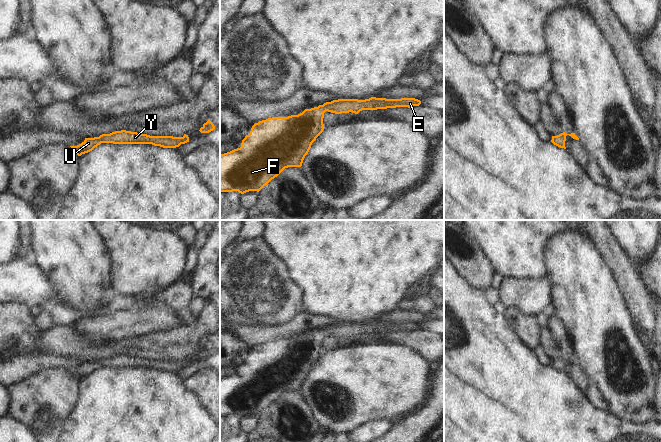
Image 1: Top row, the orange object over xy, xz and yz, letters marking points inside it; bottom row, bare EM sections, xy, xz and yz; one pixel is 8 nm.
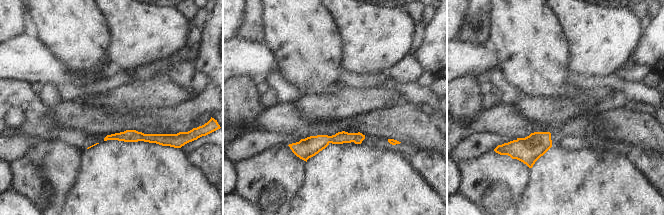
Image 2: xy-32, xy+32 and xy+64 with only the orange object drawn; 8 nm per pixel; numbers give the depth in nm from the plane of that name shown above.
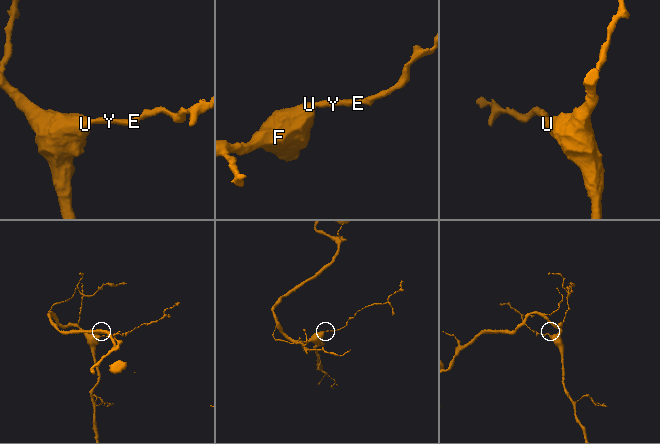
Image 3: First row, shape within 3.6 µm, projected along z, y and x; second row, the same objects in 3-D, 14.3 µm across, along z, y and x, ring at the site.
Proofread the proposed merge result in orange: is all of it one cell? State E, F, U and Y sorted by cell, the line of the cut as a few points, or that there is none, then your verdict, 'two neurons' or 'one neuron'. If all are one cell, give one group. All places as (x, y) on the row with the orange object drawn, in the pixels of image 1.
E F U Y; no cut; one neuron

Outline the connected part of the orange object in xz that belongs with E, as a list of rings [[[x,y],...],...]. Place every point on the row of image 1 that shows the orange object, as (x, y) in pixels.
[[[371,97],[365,100],[338,99],[326,102],[311,109],[305,109],[298,115],[272,117],[255,123],[249,135],[242,140],[241,147],[220,155],[220,192],[249,191],[259,192],[285,168],[301,167],[312,143],[323,132],[323,118],[326,111],[335,114],[355,113],[362,110],[377,110],[396,107],[419,106],[421,101],[415,98],[386,99]]]

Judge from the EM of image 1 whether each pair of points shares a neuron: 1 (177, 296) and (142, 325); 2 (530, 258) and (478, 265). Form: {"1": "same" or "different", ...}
{"1": "different", "2": "different"}

